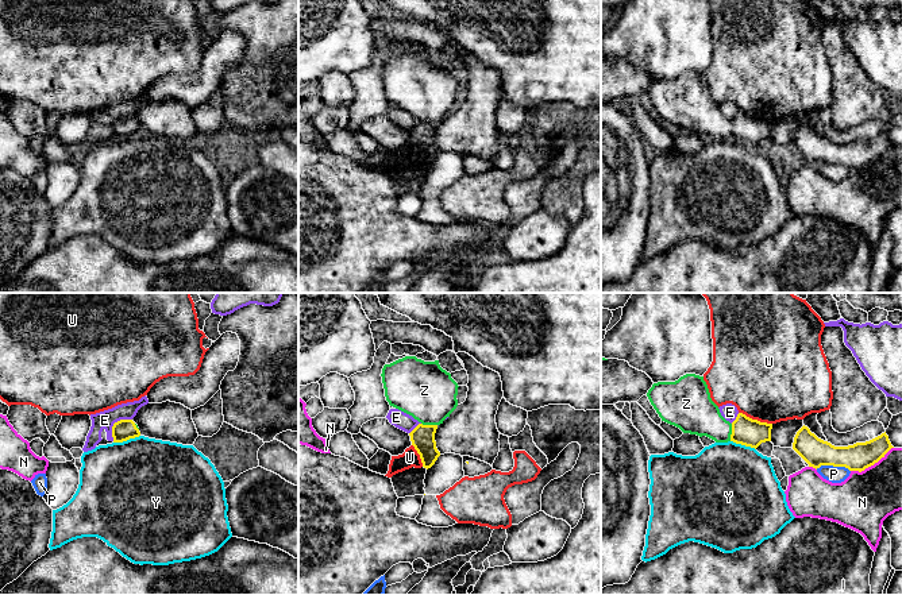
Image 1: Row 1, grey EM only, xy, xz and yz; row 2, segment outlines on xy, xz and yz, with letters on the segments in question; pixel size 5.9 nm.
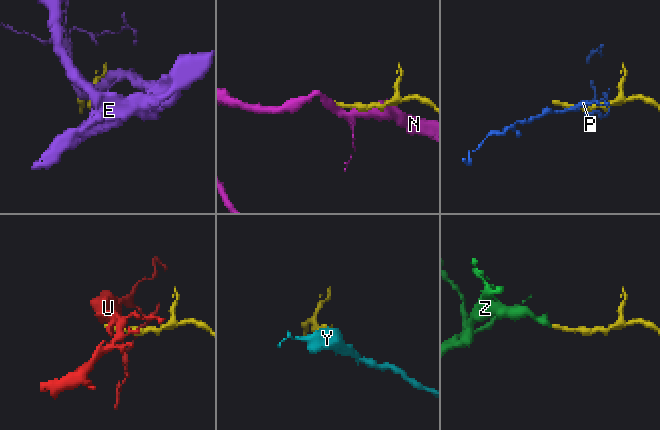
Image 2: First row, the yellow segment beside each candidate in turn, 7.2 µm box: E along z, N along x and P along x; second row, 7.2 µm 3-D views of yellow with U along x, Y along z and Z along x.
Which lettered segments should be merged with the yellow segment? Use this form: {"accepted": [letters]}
{"accepted": ["Z"]}

